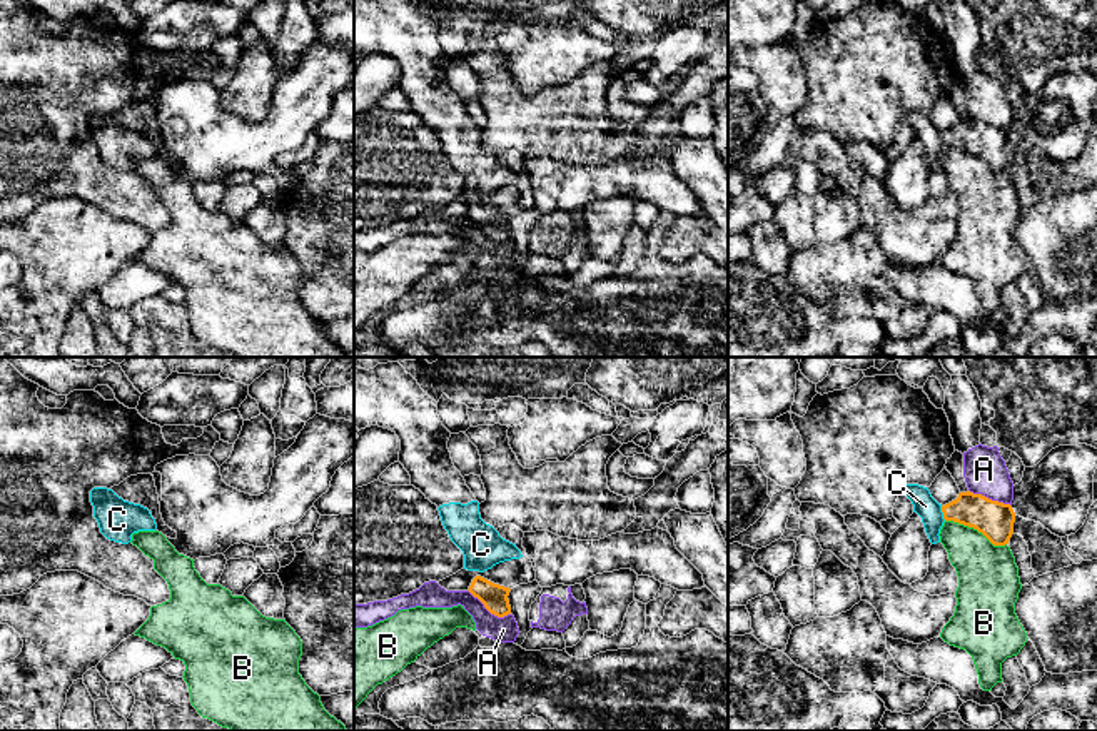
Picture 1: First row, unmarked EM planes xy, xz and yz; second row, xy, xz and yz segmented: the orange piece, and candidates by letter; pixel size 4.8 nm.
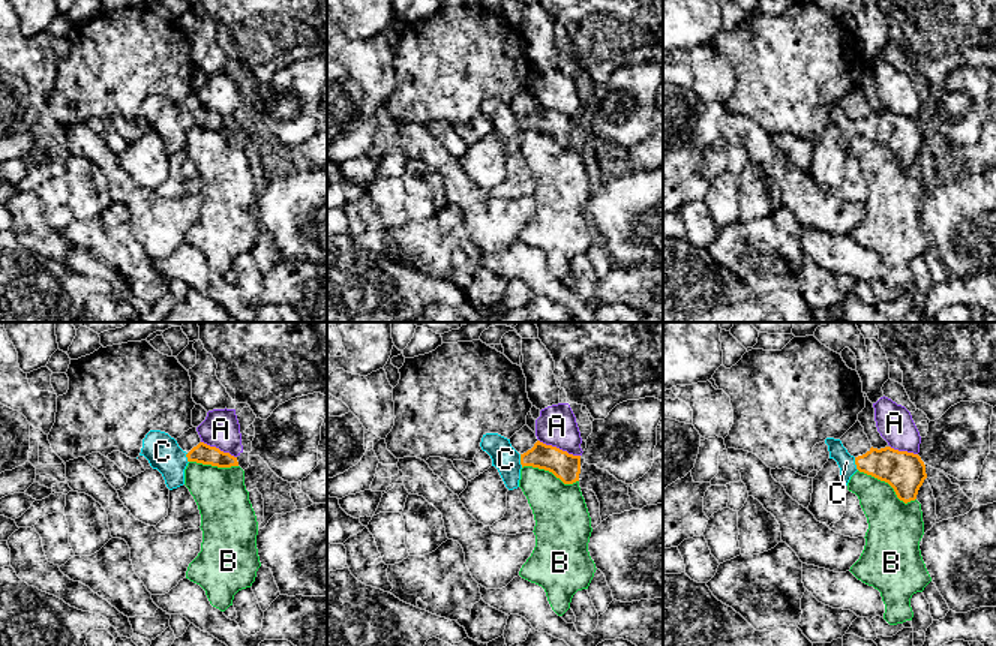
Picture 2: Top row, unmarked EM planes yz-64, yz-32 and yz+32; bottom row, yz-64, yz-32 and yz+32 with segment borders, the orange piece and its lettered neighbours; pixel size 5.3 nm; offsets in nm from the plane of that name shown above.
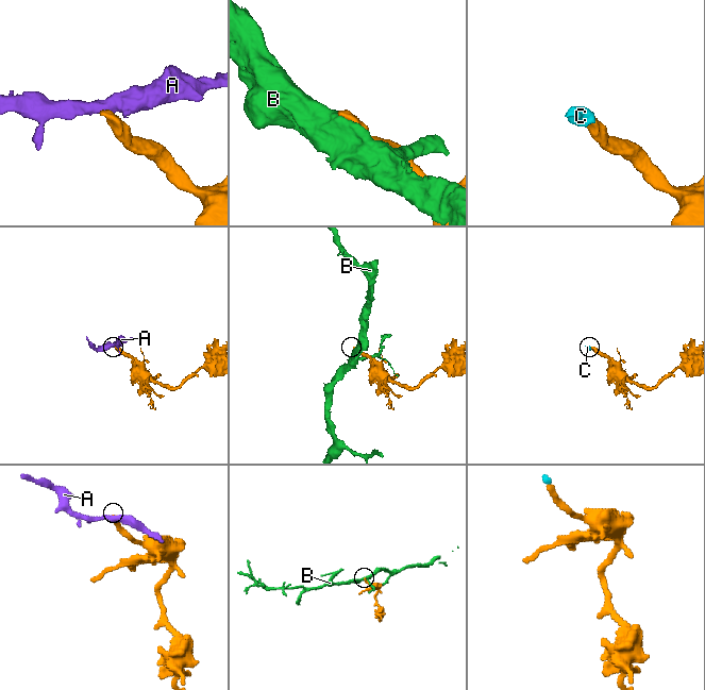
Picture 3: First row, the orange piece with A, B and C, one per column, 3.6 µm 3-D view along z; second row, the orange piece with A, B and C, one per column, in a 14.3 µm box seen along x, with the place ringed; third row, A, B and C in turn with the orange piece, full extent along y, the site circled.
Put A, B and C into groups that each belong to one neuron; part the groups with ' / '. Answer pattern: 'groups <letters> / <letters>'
groups A / B / C

